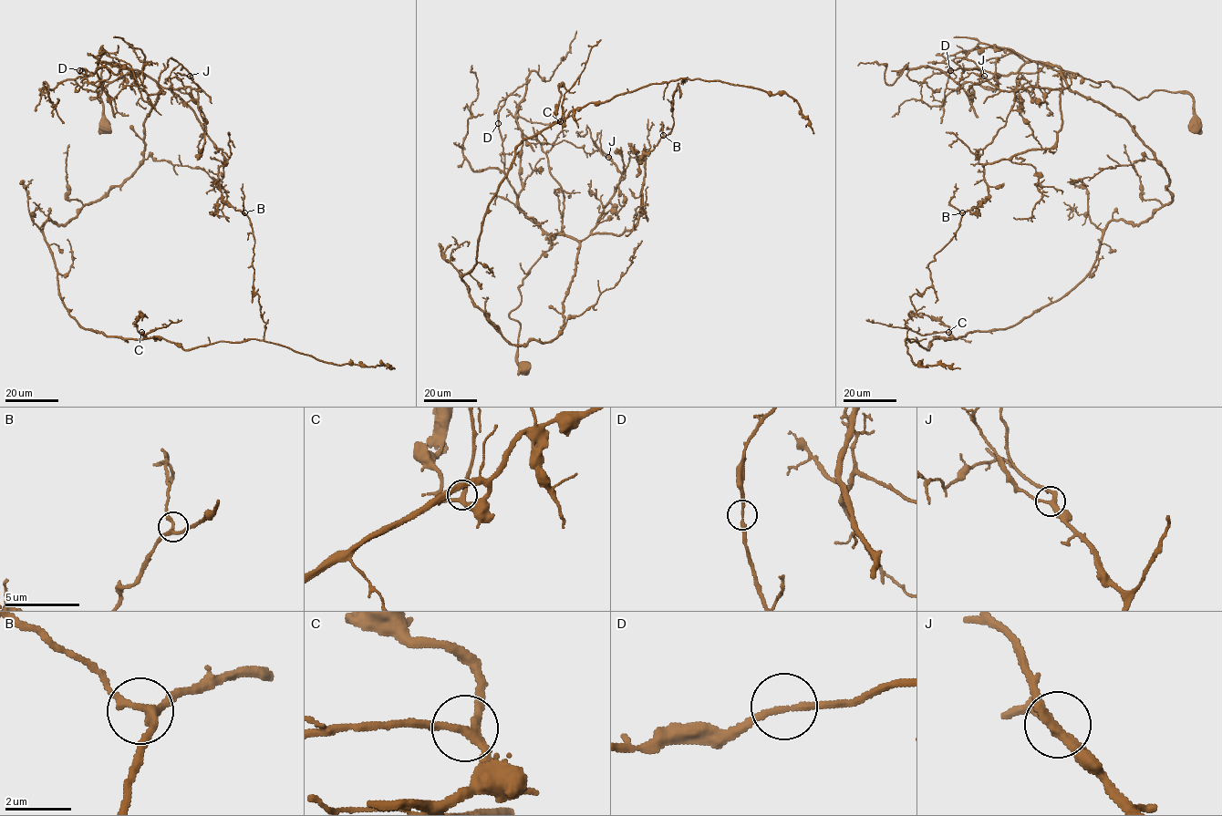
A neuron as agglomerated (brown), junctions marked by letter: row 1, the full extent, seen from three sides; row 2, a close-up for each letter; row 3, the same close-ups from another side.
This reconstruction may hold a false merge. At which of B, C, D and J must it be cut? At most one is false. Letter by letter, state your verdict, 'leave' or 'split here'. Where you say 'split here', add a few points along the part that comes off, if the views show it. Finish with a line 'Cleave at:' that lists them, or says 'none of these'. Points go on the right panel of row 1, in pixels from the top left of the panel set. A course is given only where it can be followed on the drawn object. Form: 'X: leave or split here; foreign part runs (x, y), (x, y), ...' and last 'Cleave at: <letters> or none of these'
B: leave
C: leave
D: leave
J: leave
Cleave at: none of these

